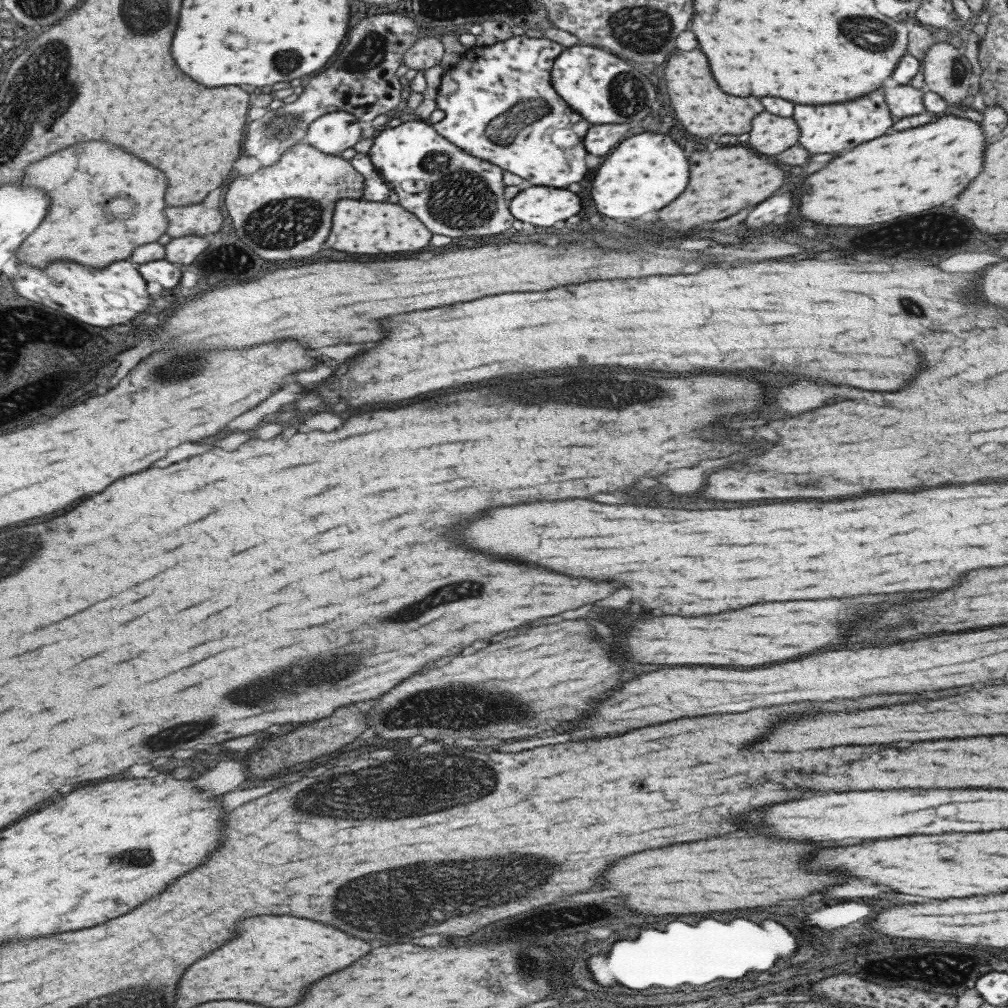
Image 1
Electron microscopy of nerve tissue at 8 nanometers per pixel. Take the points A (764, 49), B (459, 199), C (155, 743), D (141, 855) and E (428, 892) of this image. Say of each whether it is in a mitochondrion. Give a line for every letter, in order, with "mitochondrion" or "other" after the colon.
A: other
B: mitochondrion
C: mitochondrion
D: mitochondrion
E: mitochondrion

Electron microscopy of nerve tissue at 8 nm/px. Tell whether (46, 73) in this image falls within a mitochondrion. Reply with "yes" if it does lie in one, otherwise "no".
yes

